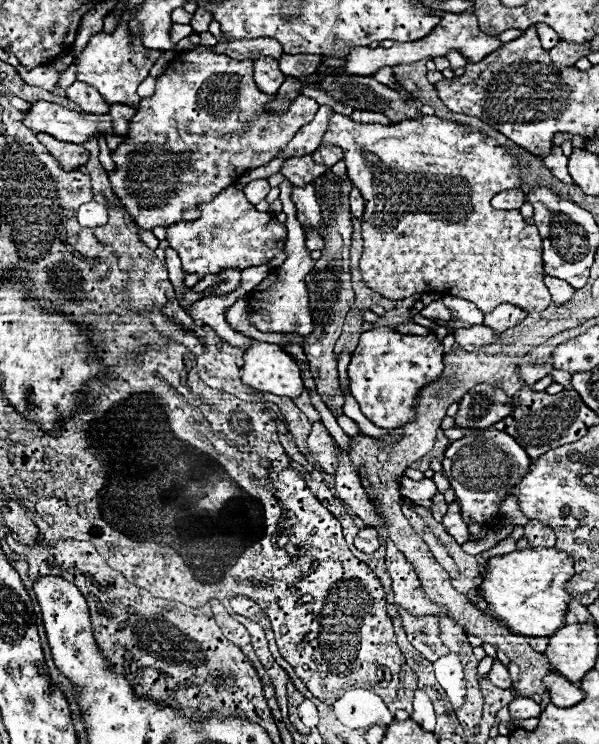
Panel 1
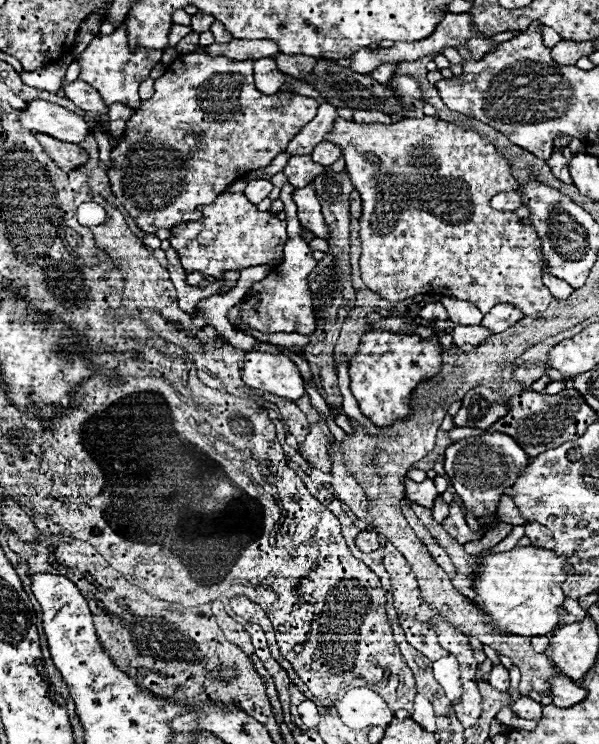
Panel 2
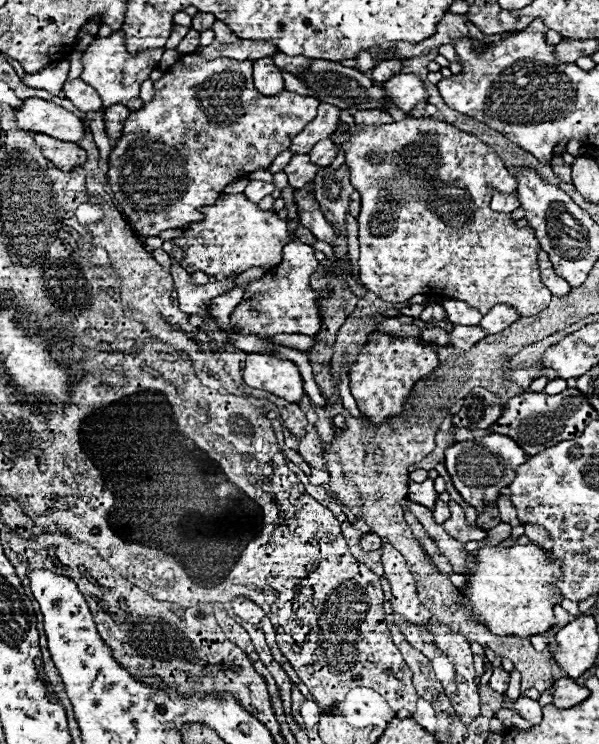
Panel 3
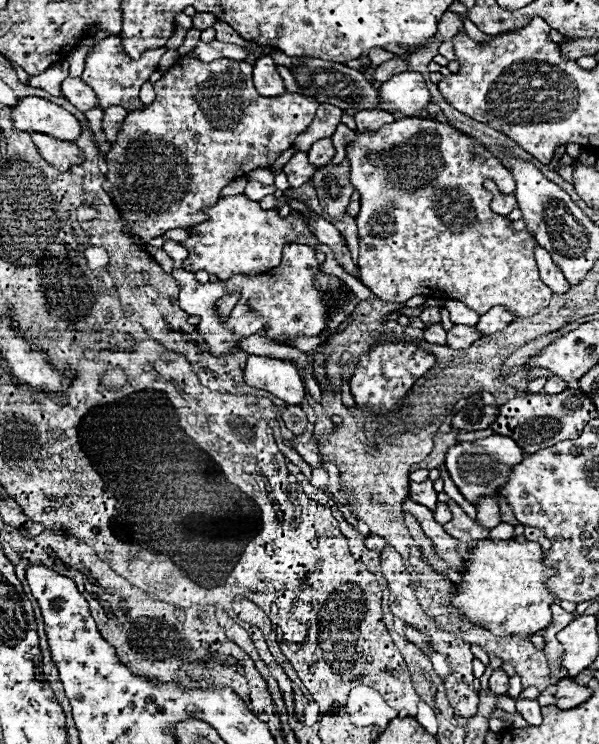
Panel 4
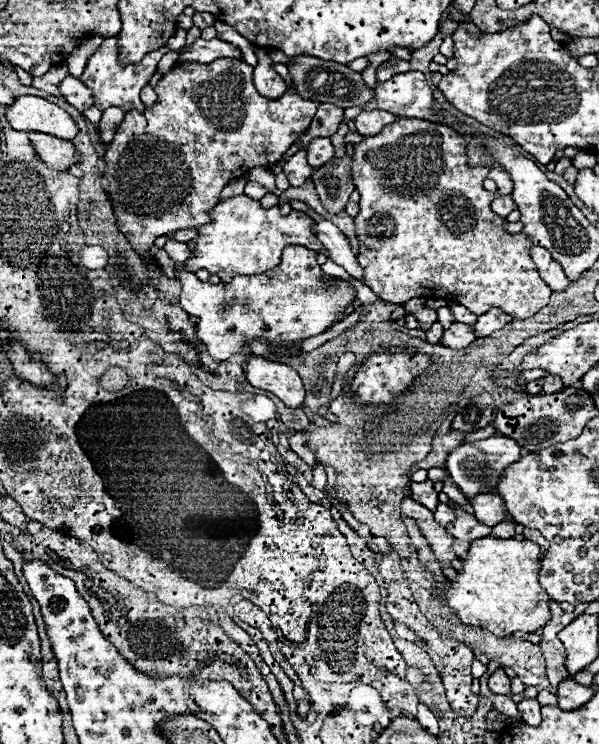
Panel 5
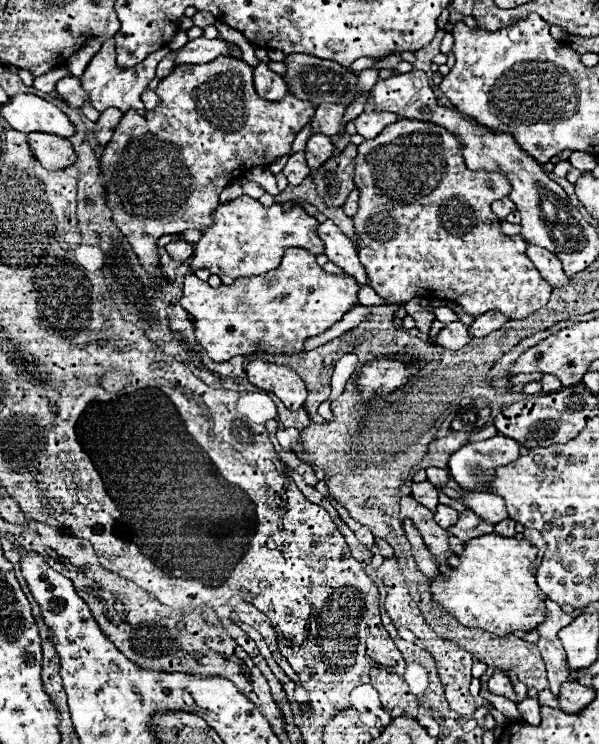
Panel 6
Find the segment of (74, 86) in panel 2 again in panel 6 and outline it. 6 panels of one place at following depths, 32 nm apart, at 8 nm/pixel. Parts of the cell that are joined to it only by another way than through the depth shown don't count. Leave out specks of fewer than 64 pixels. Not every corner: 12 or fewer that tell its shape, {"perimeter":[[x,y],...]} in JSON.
{"perimeter":[[66,76],[56,82],[56,92],[74,108],[88,102],[80,80]]}

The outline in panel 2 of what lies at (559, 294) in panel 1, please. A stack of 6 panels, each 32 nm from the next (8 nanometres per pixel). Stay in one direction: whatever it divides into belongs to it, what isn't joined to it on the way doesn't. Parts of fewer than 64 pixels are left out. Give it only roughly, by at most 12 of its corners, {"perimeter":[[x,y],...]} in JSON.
{"perimeter":[[542,264],[542,282],[550,288],[554,298],[568,298],[572,286],[548,274]]}

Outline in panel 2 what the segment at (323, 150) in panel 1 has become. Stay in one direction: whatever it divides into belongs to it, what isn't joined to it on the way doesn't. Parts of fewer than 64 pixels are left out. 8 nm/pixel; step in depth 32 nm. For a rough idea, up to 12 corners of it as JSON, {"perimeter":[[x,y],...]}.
{"perimeter":[[320,142],[312,150],[312,160],[330,166],[342,150],[332,142]]}

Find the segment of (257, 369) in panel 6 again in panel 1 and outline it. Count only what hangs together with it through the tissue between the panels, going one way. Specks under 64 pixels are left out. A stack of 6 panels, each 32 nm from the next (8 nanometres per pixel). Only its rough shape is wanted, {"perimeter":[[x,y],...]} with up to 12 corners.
{"perimeter":[[256,340],[244,352],[242,382],[292,400],[304,390],[298,364]]}

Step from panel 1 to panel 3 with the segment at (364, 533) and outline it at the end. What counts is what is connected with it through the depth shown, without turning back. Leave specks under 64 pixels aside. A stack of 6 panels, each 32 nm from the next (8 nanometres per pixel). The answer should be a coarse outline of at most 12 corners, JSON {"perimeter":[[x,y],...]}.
{"perimeter":[[366,534],[360,540],[364,550],[380,550],[382,538],[376,534]]}

